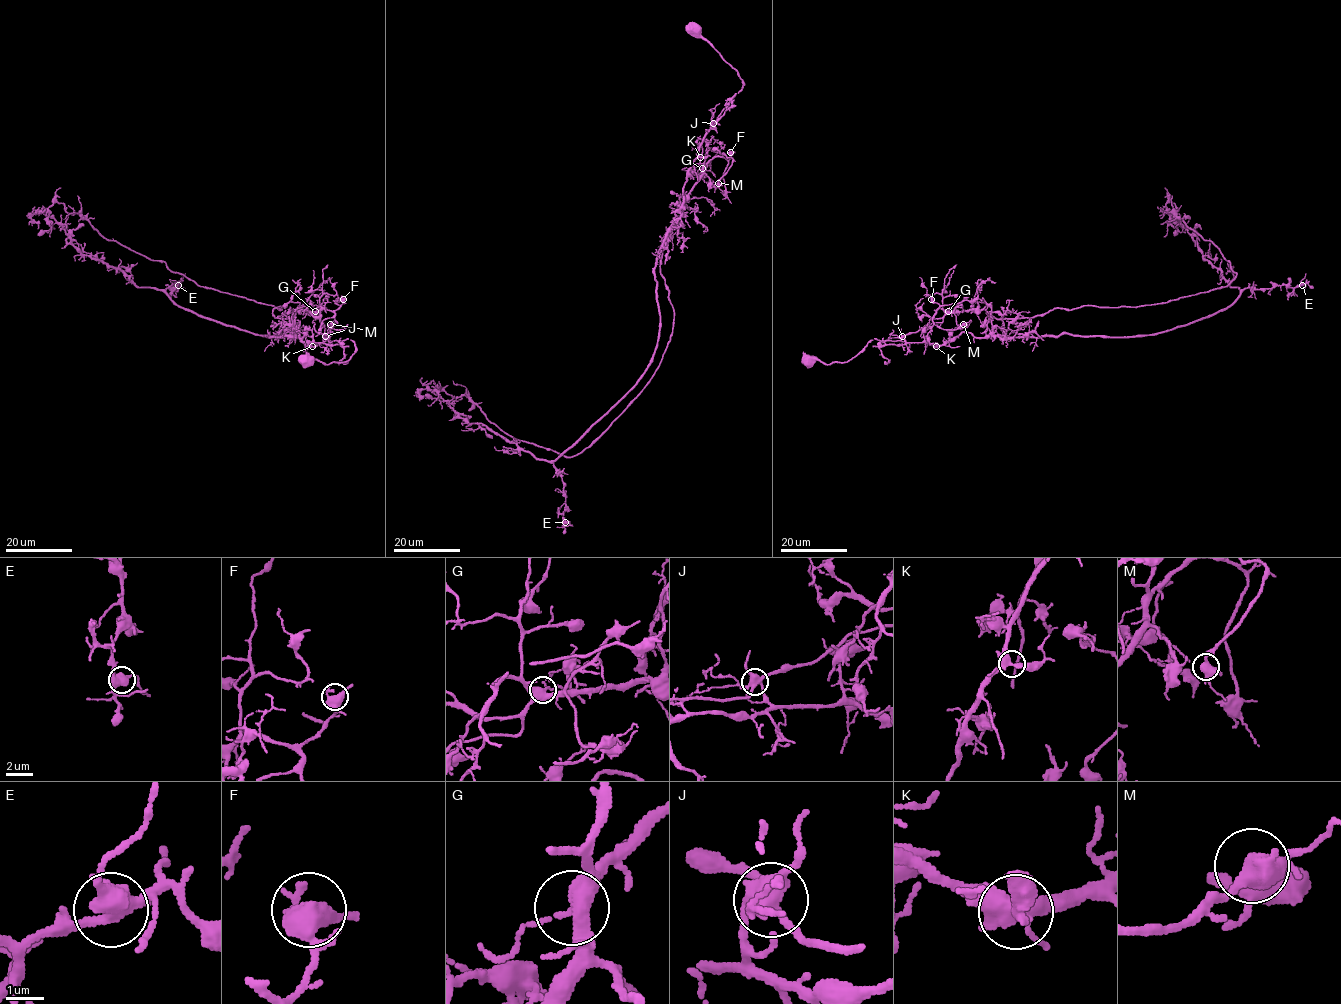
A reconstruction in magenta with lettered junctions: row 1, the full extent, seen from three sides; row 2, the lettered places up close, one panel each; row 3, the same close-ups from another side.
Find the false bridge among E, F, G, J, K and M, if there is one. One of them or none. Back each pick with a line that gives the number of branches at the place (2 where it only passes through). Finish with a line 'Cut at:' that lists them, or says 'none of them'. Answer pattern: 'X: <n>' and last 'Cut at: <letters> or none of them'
J: 5
Cut at: J

